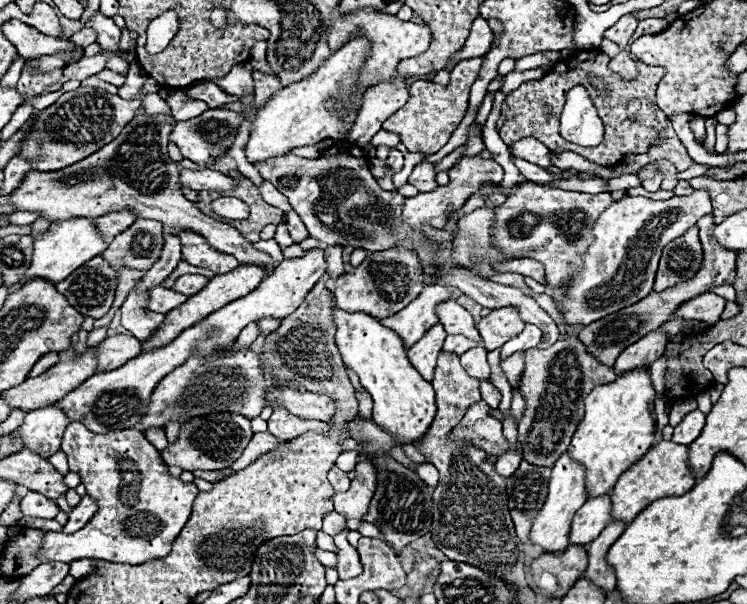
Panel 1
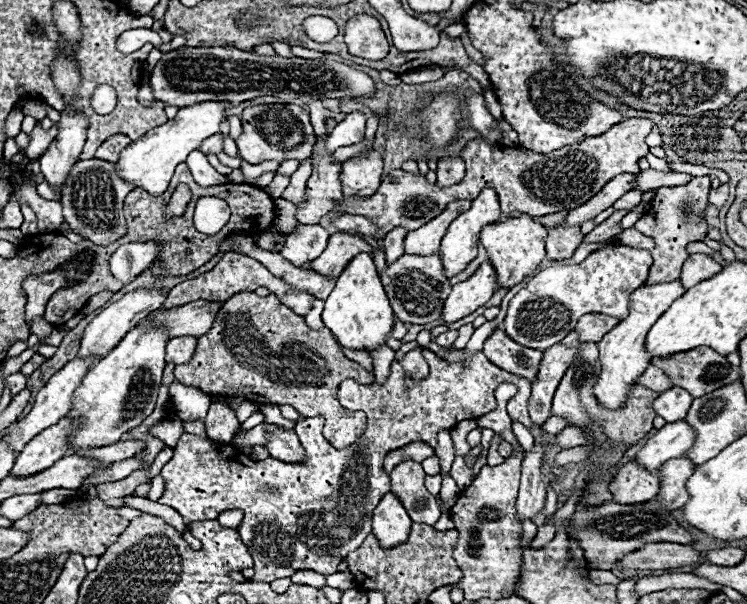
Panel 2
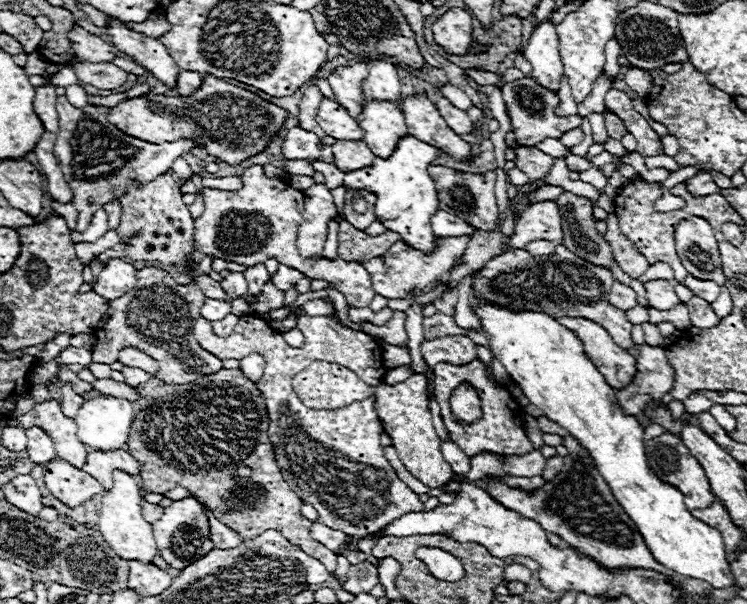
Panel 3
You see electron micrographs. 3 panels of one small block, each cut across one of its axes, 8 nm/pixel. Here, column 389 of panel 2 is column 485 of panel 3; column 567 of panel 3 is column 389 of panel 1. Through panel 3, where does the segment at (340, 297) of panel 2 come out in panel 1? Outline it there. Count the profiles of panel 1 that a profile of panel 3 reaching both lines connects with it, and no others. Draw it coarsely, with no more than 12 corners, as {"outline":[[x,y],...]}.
{"outline":[[334,304],[346,368],[400,444],[434,420],[434,388],[402,338]]}

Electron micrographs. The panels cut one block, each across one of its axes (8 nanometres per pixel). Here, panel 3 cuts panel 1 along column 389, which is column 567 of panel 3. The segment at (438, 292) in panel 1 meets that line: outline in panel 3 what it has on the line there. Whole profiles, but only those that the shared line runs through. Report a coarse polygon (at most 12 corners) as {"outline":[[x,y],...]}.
{"outline":[[556,318],[584,342],[608,384],[616,390],[634,380],[636,358],[616,346],[600,324]]}

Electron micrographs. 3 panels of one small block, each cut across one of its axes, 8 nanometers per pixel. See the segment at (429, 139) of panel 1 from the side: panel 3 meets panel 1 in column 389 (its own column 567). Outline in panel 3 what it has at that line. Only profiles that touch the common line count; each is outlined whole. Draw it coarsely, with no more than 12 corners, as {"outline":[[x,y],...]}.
{"outline":[[532,78],[502,82],[500,92],[522,146],[580,128],[558,118],[558,96]]}

